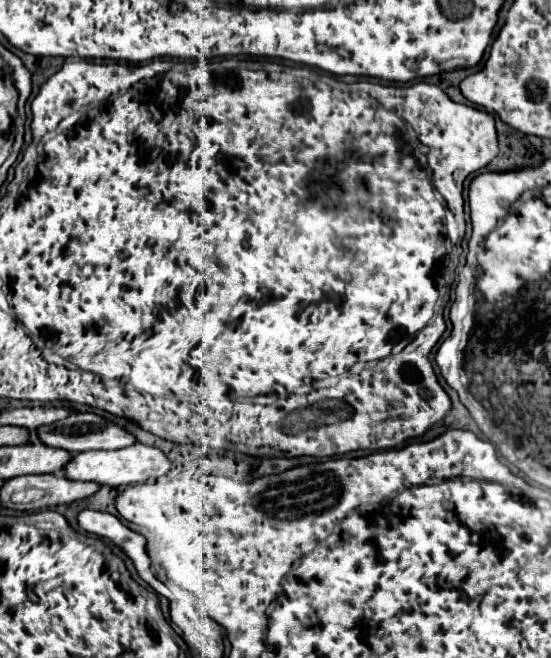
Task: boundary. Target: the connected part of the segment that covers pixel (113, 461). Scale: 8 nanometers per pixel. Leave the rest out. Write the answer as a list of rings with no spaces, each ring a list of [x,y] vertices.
[[[135,443],[131,447],[125,449],[117,449],[117,451],[87,451],[87,453],[77,453],[73,461],[67,463],[65,467],[65,475],[69,479],[79,479],[79,481],[97,481],[103,485],[111,485],[111,487],[129,487],[133,483],[143,483],[143,481],[151,481],[157,479],[161,475],[165,475],[171,469],[169,457],[165,453],[161,453],[161,449],[157,447],[149,447],[143,443]]]

